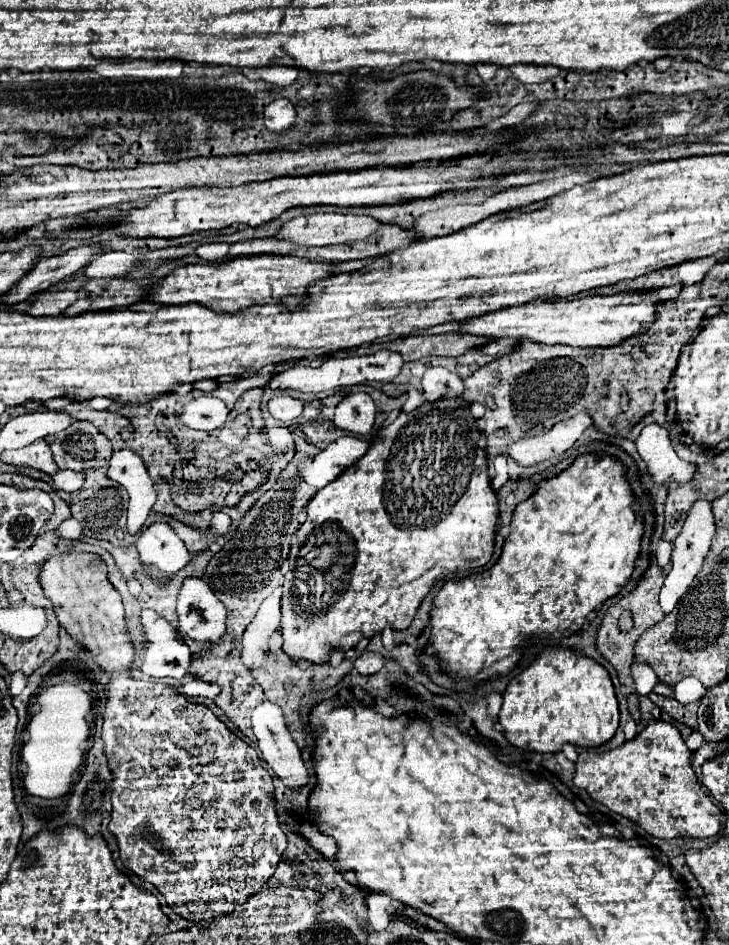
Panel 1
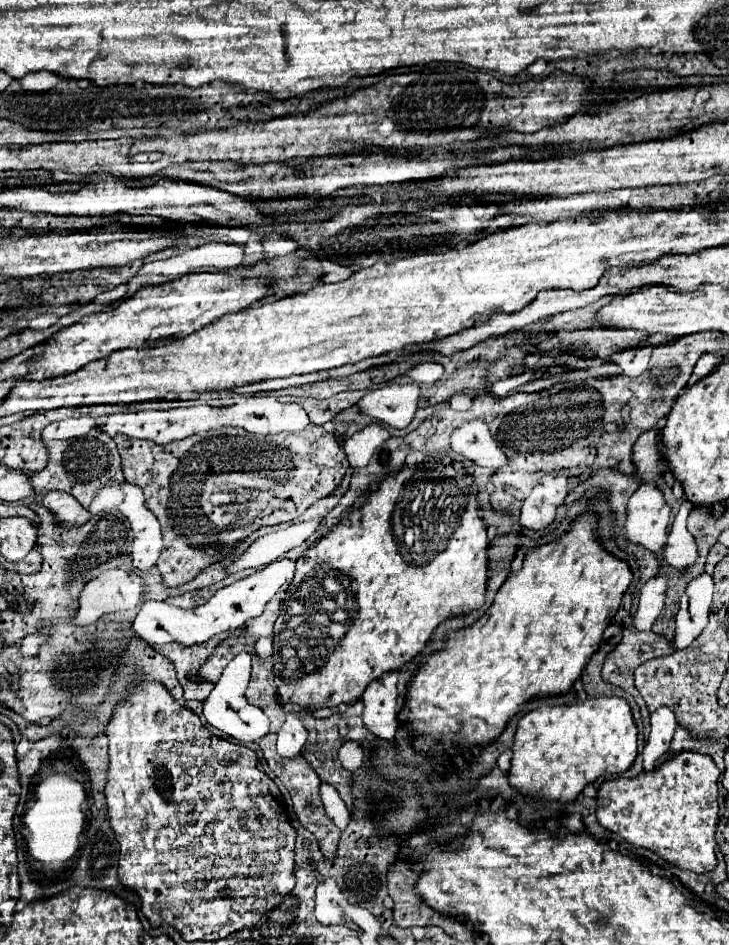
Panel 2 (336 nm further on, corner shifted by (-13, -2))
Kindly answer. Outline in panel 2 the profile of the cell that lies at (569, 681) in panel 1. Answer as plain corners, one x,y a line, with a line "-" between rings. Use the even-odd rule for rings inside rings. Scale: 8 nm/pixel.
588,697
584,703
564,707
540,707
520,719
512,745
512,767
508,781
512,789
522,793
528,801
558,801
572,803
582,789
594,783
604,773
624,773
632,767
636,747
636,723
632,719
630,705
620,697

